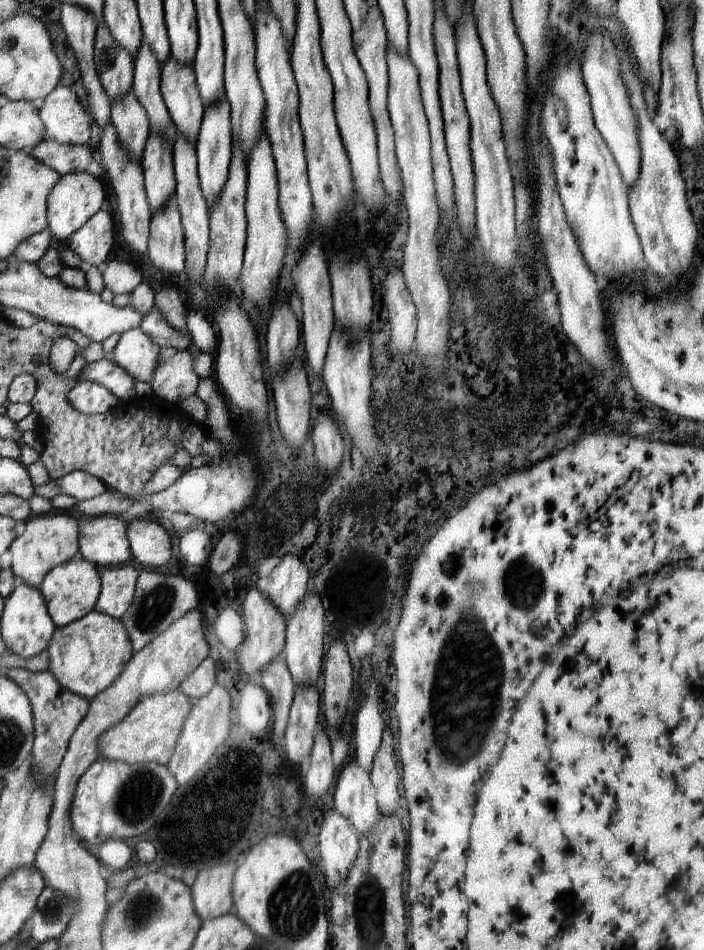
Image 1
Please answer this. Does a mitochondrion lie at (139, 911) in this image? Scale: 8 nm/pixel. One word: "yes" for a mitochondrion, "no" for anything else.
yes

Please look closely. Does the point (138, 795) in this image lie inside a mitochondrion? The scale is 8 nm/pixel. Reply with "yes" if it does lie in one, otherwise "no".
yes

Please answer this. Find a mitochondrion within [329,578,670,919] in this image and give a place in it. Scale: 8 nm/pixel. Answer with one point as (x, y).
(466, 687)

